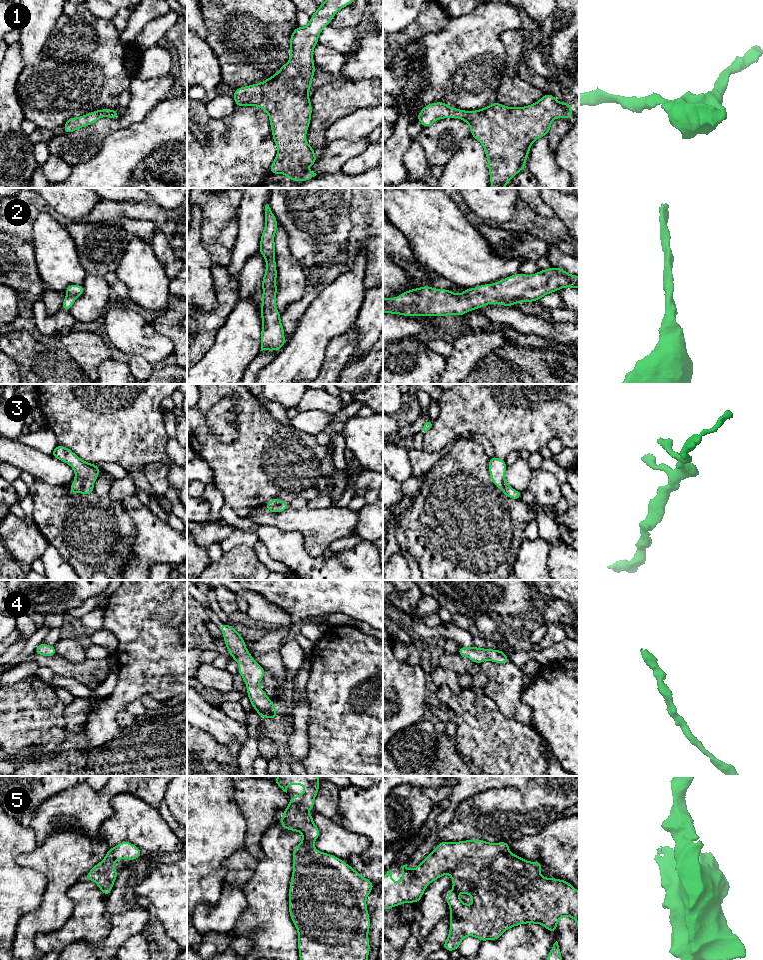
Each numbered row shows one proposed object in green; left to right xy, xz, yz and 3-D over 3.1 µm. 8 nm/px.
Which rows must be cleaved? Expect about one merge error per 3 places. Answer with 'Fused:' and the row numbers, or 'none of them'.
Fused: none of them

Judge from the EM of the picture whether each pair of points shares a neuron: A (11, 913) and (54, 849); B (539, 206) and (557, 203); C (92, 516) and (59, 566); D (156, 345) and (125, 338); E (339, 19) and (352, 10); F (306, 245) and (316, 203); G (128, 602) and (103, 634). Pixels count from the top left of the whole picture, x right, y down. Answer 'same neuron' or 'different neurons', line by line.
A: different neurons
B: different neurons
C: different neurons
D: same neuron
E: same neuron
F: same neuron
G: different neurons

